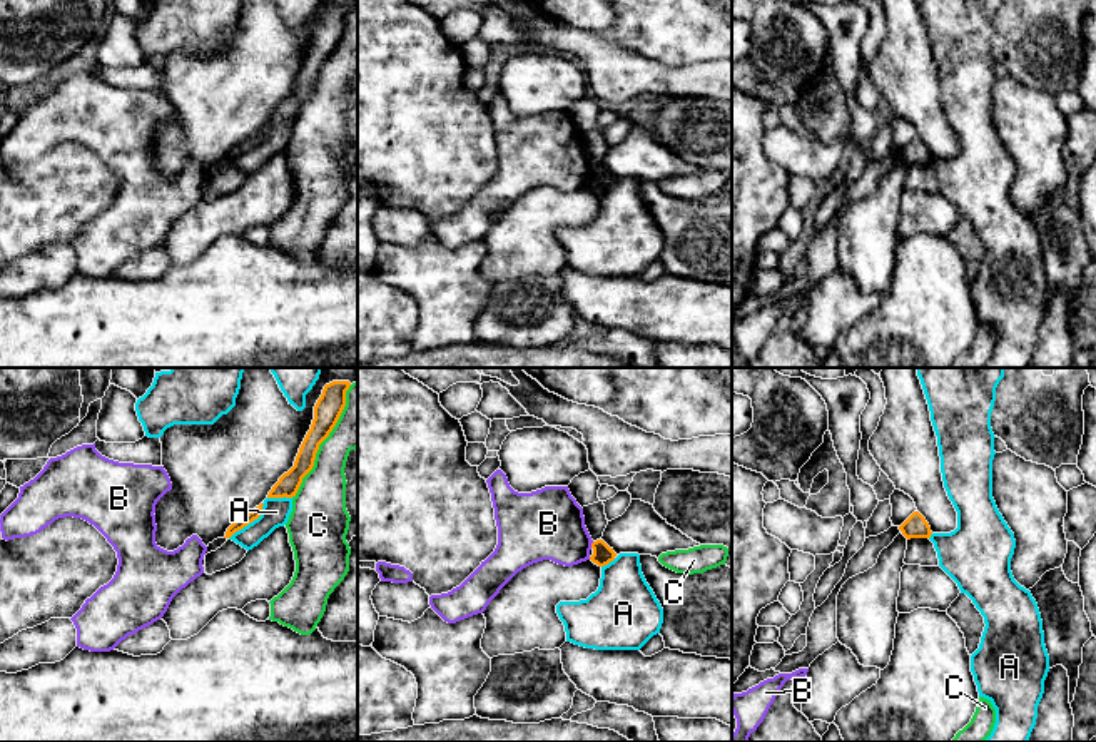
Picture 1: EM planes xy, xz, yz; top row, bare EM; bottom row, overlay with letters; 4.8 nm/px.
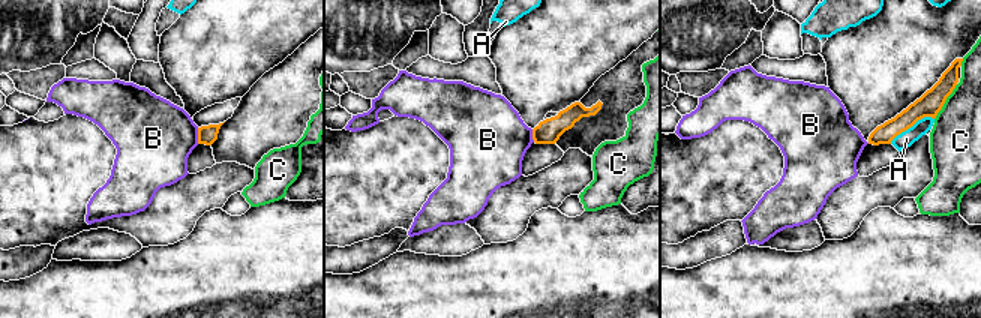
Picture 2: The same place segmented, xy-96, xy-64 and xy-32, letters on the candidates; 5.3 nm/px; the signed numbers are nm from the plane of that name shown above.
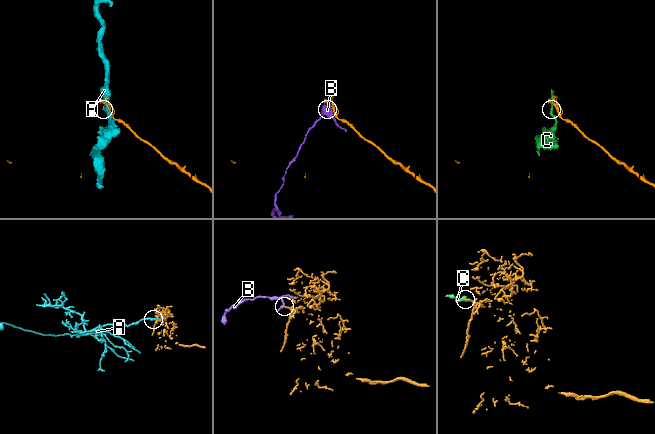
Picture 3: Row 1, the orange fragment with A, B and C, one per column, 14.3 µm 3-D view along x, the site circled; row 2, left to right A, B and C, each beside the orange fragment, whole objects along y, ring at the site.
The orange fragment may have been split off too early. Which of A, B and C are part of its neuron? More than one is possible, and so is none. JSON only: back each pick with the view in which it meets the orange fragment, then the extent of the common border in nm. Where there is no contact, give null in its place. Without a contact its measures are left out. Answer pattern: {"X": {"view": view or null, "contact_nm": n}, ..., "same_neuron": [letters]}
{"same_neuron": []}

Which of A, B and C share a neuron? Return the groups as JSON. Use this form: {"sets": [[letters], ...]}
{"sets": [["A"], ["B"], ["C"]]}

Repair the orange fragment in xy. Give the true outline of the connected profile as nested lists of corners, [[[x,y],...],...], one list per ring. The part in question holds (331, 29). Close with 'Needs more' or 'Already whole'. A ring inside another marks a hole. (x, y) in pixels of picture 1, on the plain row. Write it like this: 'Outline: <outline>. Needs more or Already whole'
Outline: [[[332,7],[324,12],[322,20],[314,32],[311,55],[299,74],[294,92],[279,104],[267,124],[296,122],[302,104],[314,92],[319,70],[329,62],[346,32],[346,17],[349,12],[349,7]]]. Already whole

